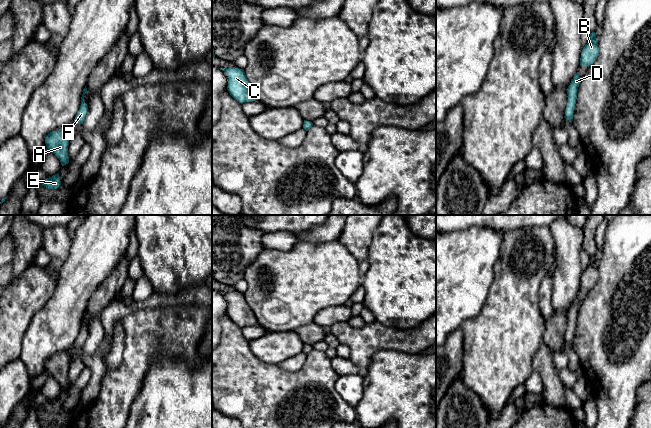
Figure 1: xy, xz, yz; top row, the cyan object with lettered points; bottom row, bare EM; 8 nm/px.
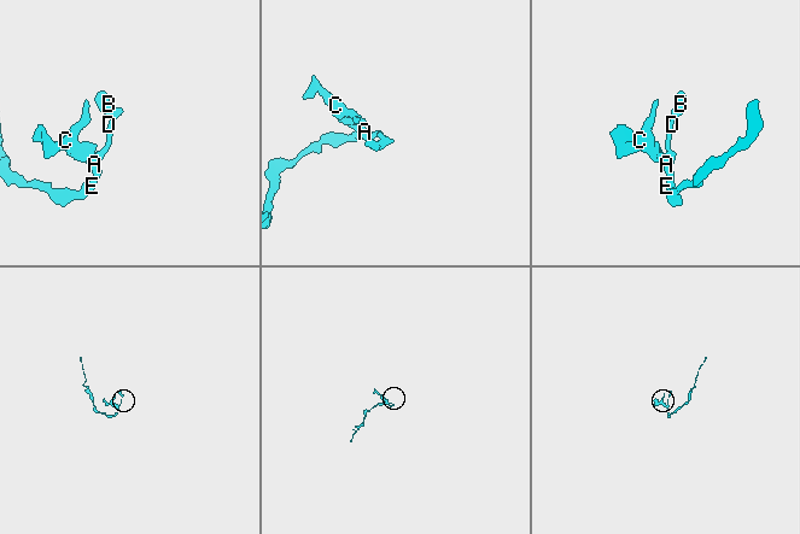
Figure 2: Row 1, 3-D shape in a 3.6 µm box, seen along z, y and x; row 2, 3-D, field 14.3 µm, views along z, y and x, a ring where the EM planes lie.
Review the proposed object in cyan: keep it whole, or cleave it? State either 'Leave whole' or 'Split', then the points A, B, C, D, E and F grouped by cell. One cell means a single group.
Leave whole. Groups: A B C D E F

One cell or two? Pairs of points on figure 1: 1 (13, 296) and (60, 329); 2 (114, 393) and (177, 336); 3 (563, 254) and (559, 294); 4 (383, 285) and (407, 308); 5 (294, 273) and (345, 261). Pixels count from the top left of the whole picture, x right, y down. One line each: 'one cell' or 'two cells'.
1: two cells
2: one cell
3: one cell
4: one cell
5: one cell

